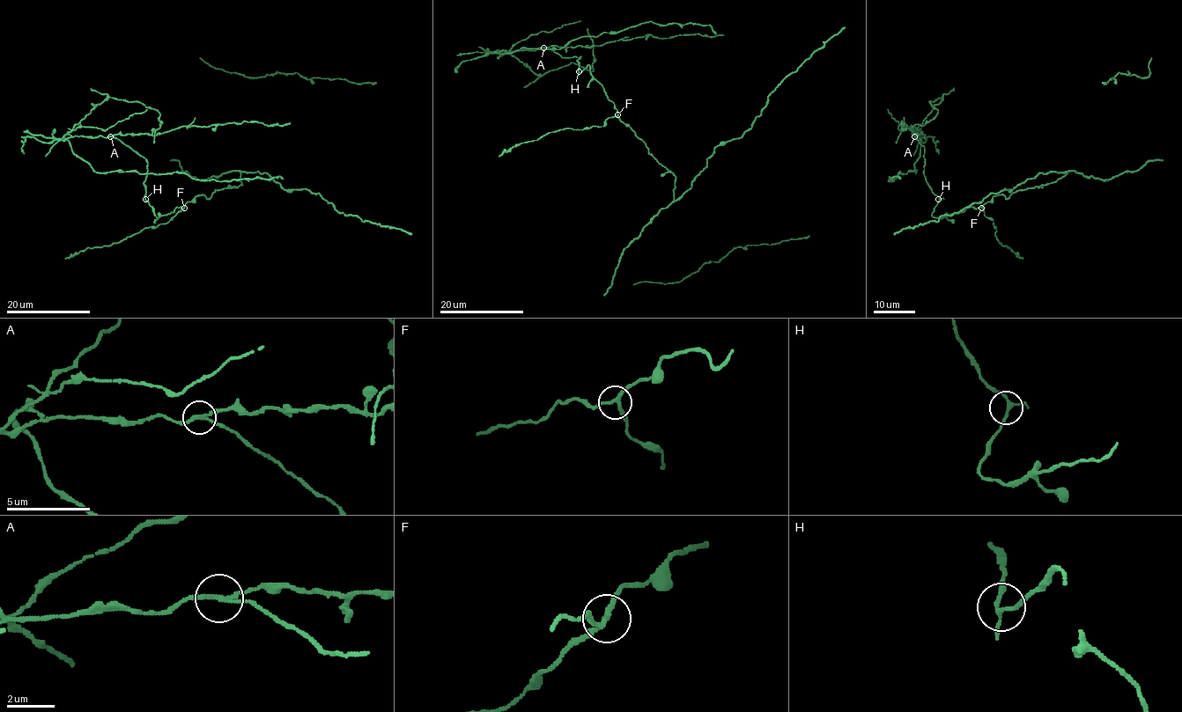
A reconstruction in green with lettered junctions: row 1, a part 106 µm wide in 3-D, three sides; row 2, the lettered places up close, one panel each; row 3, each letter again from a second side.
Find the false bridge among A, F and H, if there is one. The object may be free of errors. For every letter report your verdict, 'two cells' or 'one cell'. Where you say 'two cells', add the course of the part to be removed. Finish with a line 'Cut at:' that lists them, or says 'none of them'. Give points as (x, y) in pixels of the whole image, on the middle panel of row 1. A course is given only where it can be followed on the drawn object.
A: two cells; course (544, 47), (498, 53), (522, 47), (559, 49), (584, 36), (617, 33), (649, 21), (708, 25), (716, 33)
F: one cell
H: one cell
Cut at: A

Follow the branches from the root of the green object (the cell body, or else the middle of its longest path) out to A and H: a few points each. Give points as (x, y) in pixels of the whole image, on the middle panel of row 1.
A: (624, 124), (602, 86), (591, 74), (590, 66), (578, 71), (577, 61), (580, 57), (561, 57), (544, 47)
H: (624, 124), (602, 86), (591, 74), (590, 66), (579, 71)

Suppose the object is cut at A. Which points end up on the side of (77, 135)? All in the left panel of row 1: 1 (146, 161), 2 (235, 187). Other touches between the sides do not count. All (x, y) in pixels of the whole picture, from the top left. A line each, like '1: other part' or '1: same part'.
1: other part
2: other part

